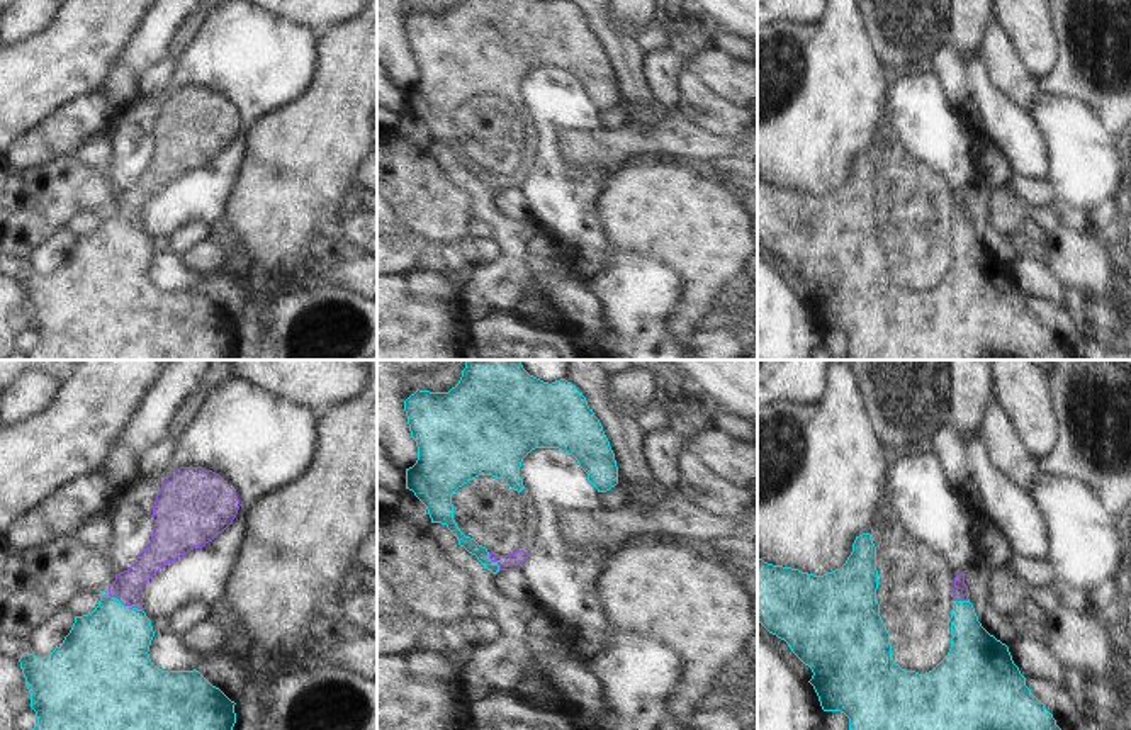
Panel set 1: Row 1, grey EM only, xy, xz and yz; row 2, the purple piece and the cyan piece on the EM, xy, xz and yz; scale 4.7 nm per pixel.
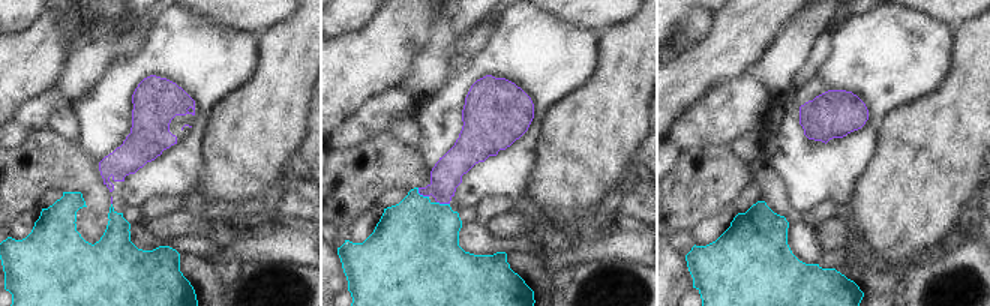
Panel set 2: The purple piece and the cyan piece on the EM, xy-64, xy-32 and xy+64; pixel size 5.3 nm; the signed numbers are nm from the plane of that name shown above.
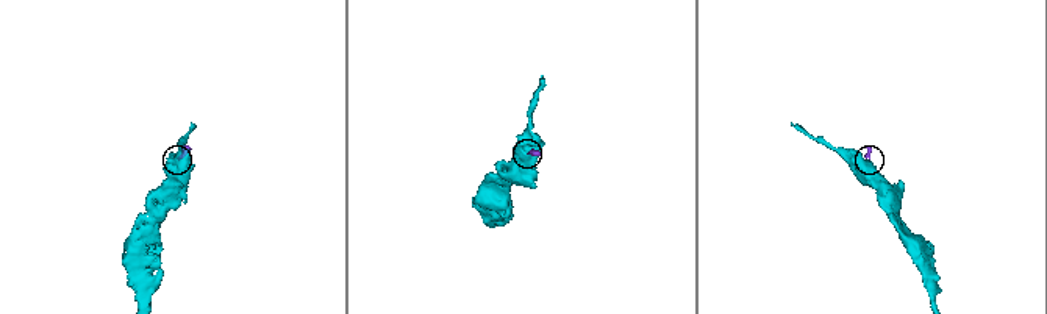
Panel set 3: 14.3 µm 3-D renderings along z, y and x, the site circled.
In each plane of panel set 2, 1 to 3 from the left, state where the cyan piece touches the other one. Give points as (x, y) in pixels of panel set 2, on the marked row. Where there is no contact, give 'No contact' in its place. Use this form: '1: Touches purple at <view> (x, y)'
1: No contact
2: Touches purple at xy-32 (422, 194)
3: No contact

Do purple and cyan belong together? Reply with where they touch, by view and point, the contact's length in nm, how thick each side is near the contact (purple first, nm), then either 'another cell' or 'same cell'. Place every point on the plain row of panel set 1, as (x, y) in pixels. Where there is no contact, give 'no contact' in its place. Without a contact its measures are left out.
xy (123, 223) | 190 nm | 140/400 nm | same cell

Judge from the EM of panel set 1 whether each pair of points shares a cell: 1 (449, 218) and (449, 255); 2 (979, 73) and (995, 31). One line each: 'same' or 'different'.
1: different
2: different

